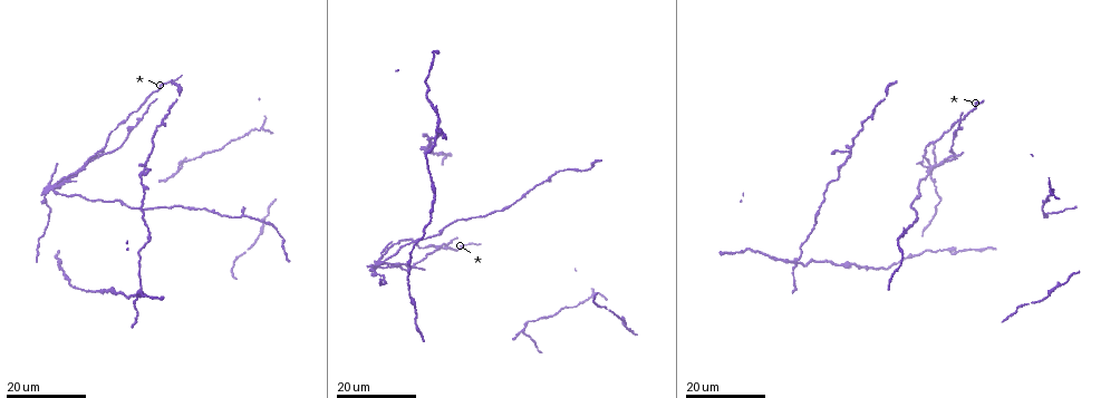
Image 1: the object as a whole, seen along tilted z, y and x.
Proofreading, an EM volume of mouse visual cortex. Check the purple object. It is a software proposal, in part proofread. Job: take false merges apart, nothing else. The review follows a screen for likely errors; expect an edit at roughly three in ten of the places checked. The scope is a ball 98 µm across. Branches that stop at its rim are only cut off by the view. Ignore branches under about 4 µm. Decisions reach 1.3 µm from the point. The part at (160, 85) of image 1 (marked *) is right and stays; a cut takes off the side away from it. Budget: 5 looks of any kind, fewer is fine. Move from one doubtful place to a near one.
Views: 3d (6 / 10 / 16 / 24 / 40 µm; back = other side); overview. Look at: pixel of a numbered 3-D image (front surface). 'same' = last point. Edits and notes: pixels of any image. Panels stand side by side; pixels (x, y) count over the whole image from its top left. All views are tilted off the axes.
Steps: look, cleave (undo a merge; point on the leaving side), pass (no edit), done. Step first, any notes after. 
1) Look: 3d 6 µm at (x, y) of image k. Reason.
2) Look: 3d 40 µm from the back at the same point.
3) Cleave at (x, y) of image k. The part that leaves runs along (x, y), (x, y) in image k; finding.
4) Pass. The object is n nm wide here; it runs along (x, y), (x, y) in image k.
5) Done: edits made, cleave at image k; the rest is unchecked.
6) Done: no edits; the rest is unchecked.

Look: 3d 24 µm at (84, 166) of image 1. Sudden change in width.

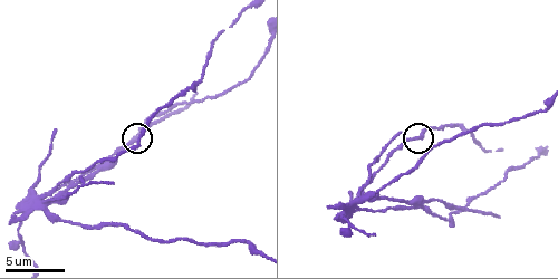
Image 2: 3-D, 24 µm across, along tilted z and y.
Look: 3d 6 µm at (420, 137) of image 2.

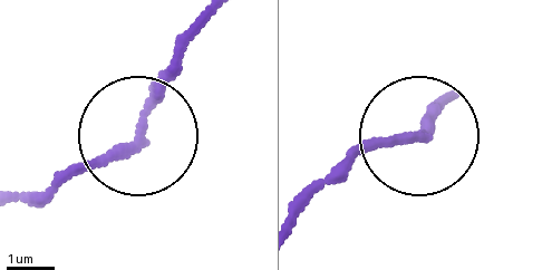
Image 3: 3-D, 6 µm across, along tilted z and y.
Look: 3d 6 µm from the back at (419, 137) of image 3.

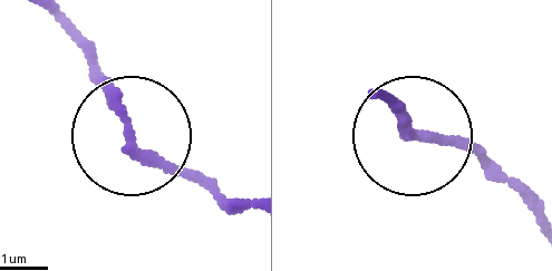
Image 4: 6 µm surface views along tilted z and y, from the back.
Cleave at (202, 180) of image 4. The object is 220 nm wide here; the part that leaves runs along (144, 149), (251, 197) in image 4; a second cell is stuck on.

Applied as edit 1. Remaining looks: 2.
Look: 3d 16 µm at (522, 330) of image 1. Branch point.

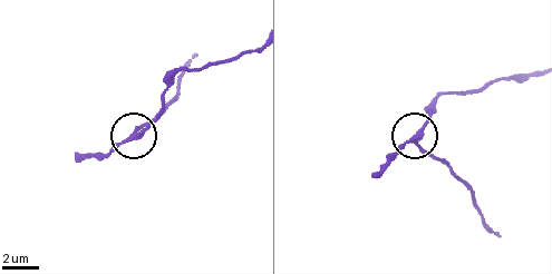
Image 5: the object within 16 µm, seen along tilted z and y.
Look: 3d 10 µm at (141, 133) of image 5. Closer look.

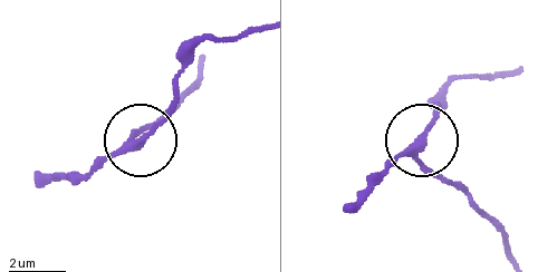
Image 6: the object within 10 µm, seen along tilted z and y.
Cleave at (438, 174) of image 6. The part that leaves runs along (412, 154), (466, 194), (511, 256) in image 6; a second cell is stuck on.

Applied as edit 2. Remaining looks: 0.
Done: edits made, cleave at image 4, cleave at image 6; the rest is unchecked.

